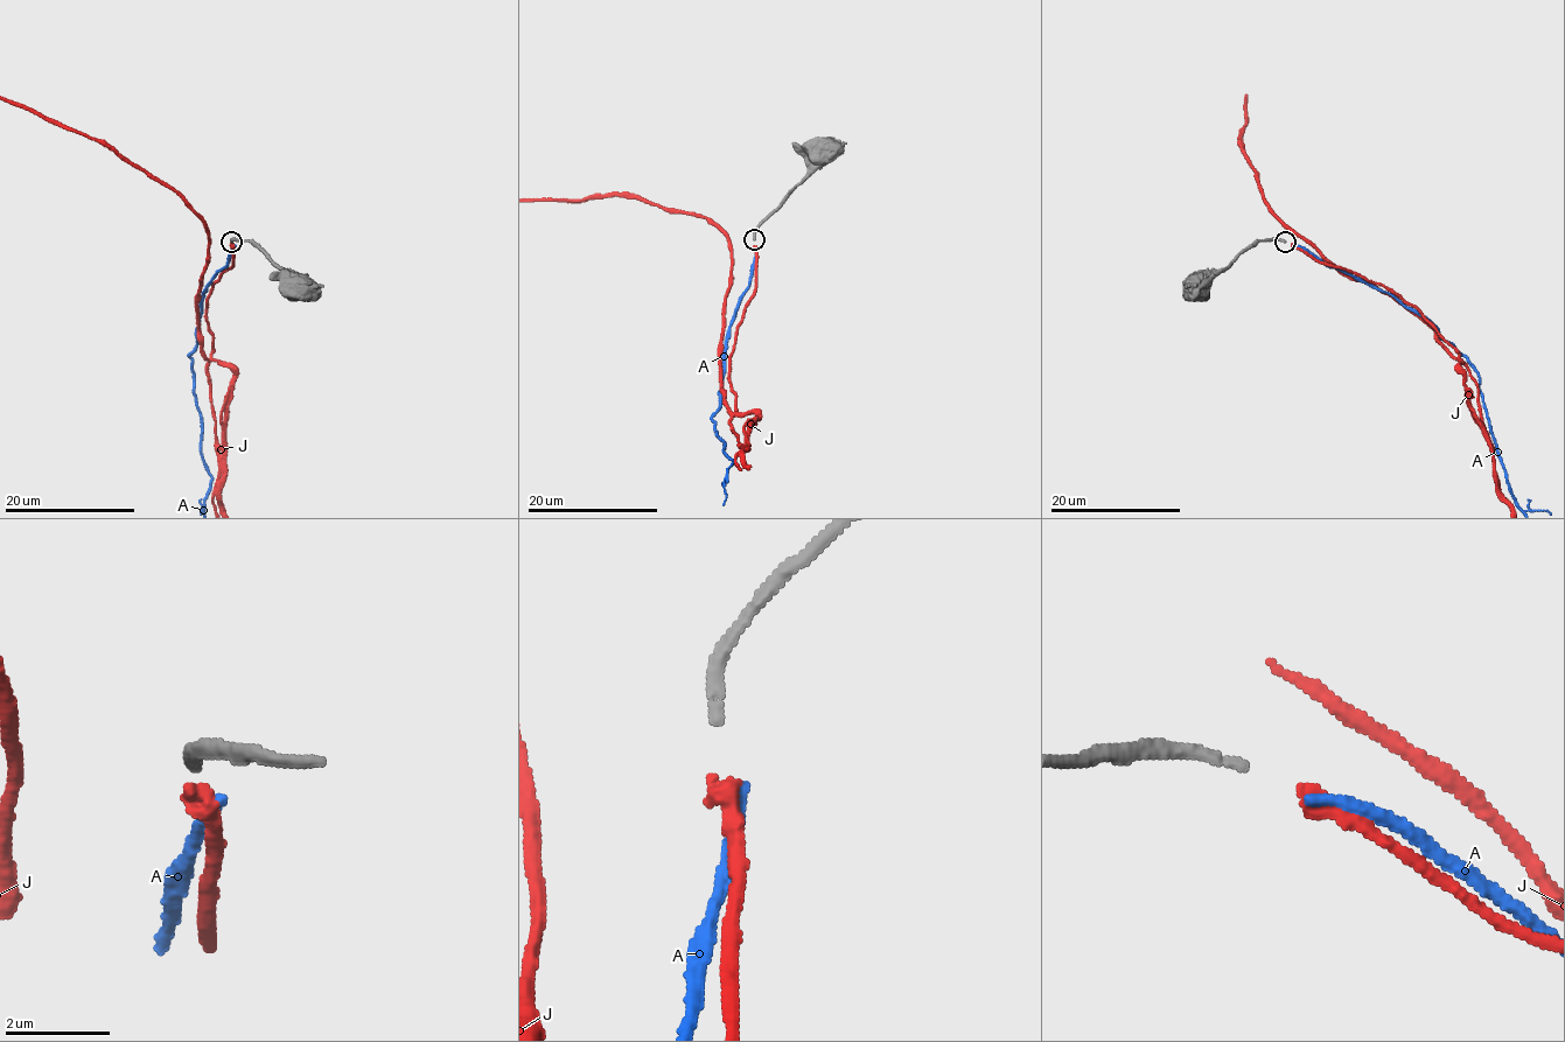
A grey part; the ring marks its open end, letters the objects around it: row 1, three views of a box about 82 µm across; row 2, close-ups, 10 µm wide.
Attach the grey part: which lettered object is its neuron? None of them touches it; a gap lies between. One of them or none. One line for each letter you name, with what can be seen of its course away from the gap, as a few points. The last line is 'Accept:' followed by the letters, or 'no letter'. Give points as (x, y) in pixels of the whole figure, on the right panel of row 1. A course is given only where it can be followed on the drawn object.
Accept: J

